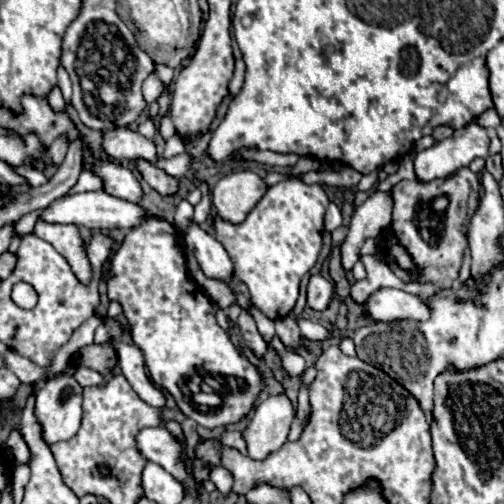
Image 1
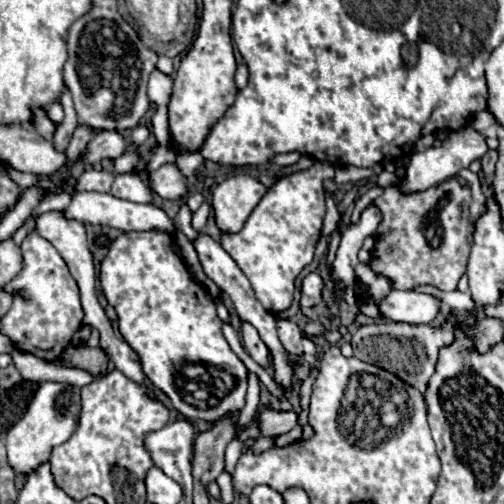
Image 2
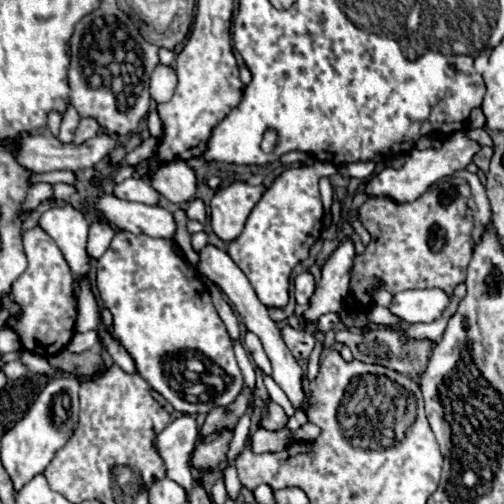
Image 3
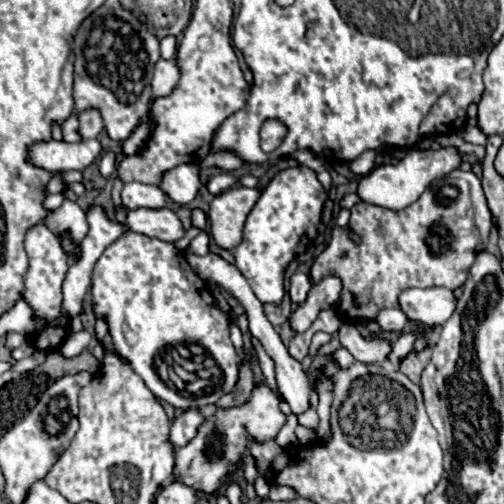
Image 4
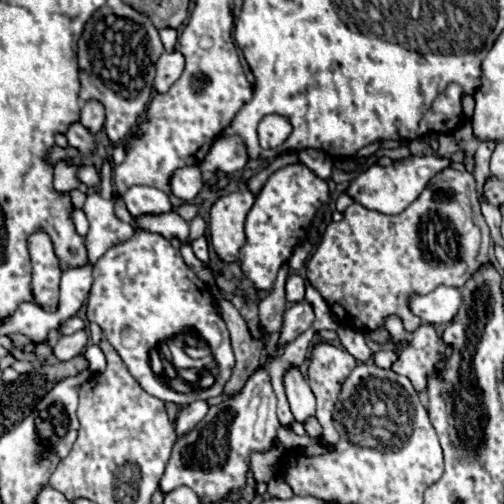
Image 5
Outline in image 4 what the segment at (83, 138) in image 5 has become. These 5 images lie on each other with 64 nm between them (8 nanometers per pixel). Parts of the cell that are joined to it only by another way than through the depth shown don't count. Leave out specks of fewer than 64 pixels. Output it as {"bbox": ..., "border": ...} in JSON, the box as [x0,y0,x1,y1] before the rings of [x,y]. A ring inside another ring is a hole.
{"bbox":[62,114,80,142],"border":[[[70,114],[70,118],[62,124],[62,140],[64,142],[80,142],[78,136],[78,114]]]}

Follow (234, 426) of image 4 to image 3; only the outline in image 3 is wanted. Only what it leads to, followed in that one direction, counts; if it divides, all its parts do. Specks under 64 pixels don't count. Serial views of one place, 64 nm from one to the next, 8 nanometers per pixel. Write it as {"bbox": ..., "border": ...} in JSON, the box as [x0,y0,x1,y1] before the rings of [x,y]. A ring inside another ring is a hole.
{"bbox":[190,402,288,470],"border":[[[270,402],[268,404],[268,418],[262,420],[262,426],[266,430],[280,430],[280,428],[284,428],[286,420],[288,420],[288,416],[284,414],[284,410],[276,402]],[[224,430],[220,434],[212,434],[204,440],[200,440],[192,452],[190,464],[196,470],[214,470],[218,468],[224,460],[226,460],[226,450],[228,450],[228,442],[232,438],[232,432]]]}

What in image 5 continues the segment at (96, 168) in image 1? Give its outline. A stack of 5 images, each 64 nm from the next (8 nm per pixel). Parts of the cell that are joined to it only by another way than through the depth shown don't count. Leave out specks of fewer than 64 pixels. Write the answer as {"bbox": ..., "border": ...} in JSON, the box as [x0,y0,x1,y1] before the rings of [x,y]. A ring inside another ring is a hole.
{"bbox":[122,186,172,216],"border":[[[132,186],[132,188],[128,188],[128,192],[124,192],[122,198],[132,216],[162,214],[162,212],[172,210],[168,194],[160,192],[158,188],[152,188],[152,186]]]}

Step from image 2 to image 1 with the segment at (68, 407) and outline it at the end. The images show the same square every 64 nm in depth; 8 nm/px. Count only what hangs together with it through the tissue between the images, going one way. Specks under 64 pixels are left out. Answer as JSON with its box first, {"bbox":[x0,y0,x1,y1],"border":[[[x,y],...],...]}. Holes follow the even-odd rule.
{"bbox":[6,362,82,464],"border":[[[70,362],[66,366],[66,370],[60,372],[56,378],[48,380],[46,386],[36,396],[36,418],[38,418],[38,422],[44,428],[44,440],[48,444],[54,444],[54,442],[60,442],[60,440],[68,440],[80,428],[80,420],[82,420],[82,386],[74,378],[76,368],[78,366]],[[16,430],[10,434],[10,438],[6,440],[6,444],[8,444],[8,452],[10,452],[10,458],[12,458],[14,464],[30,460],[30,450],[28,450],[26,442],[22,440],[22,436]]]}

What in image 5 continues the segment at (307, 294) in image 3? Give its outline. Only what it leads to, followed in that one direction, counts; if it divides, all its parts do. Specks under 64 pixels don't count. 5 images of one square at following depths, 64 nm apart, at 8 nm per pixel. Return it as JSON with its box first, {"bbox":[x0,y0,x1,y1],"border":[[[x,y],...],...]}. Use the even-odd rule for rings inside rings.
{"bbox":[286,274,306,304],"border":[[[292,274],[286,282],[286,298],[288,302],[296,304],[296,302],[302,302],[304,300],[304,294],[306,294],[306,280],[298,274]]]}

